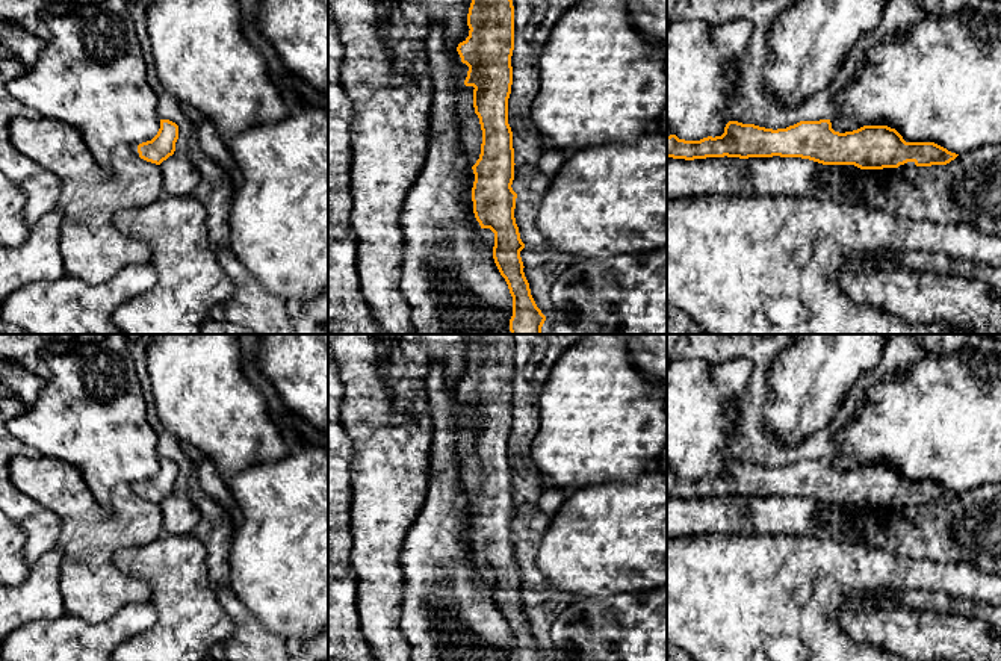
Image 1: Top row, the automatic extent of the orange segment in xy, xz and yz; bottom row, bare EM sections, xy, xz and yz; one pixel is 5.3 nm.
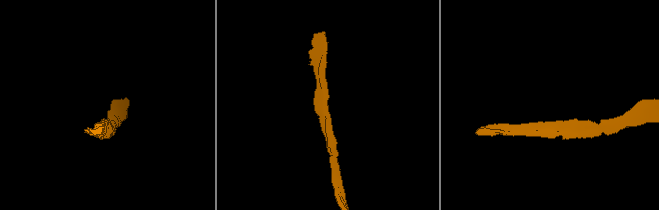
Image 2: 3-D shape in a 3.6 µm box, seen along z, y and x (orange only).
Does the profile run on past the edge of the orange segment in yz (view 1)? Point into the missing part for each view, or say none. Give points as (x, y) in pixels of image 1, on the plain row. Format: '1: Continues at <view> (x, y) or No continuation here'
1: No continuation here

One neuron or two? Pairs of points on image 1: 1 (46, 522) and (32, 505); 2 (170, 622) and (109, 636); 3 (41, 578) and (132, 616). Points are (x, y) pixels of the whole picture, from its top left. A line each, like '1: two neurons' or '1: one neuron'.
1: two neurons
2: two neurons
3: two neurons

